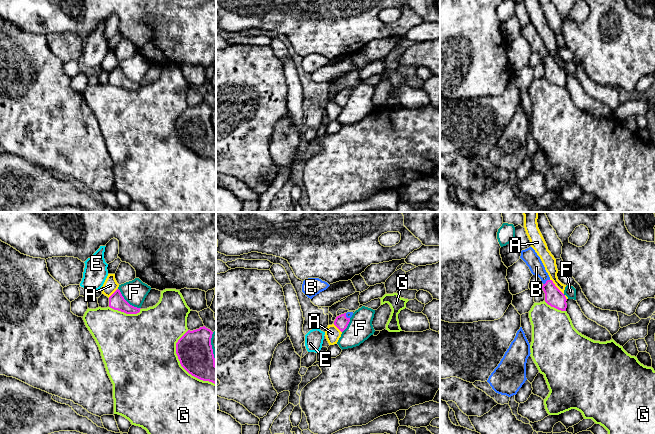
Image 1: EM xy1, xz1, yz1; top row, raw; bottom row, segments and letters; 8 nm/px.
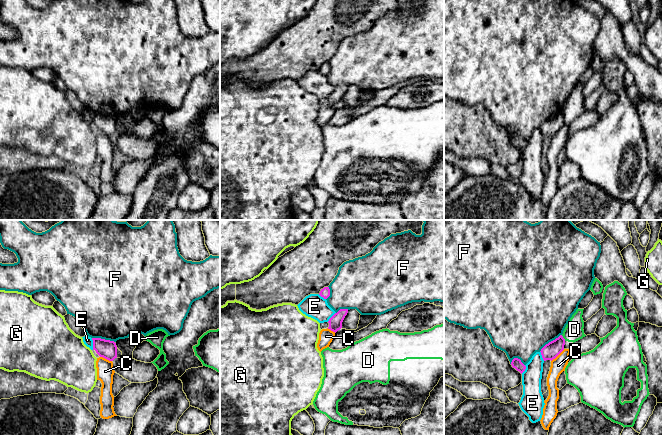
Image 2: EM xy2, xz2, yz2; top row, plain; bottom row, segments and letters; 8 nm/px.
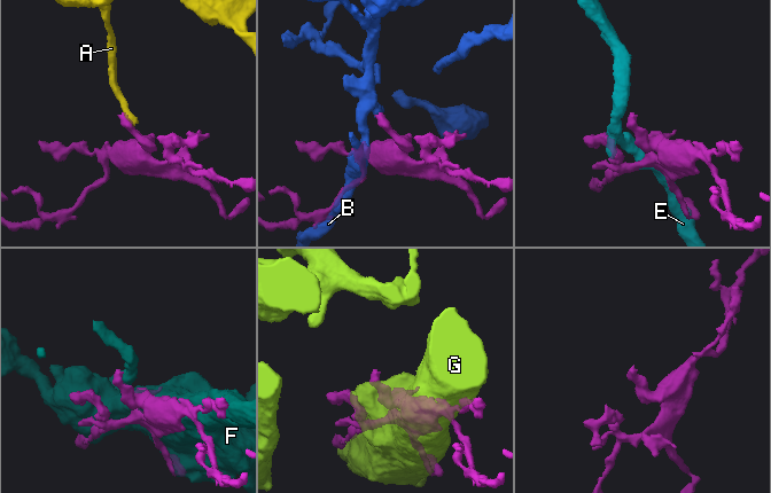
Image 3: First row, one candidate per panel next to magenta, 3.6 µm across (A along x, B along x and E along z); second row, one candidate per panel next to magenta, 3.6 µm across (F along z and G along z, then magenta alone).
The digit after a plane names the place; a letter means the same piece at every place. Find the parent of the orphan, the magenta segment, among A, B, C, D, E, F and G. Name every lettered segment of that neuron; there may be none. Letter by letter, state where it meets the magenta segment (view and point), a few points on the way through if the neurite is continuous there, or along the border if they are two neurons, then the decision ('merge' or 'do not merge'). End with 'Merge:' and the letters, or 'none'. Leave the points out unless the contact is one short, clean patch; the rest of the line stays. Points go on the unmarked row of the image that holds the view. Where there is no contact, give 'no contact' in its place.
A: yz1 (558, 65) | along yz1 (550, 55), (566, 75) | do not merge
B: yz1 (546, 57) | across yz1 (554, 73), (546, 57), (529, 32) | merge
C: yz2 (557, 131) | along yz2 (564, 125), (551, 137) | do not merge
D: yz2 (563, 114) | along yz2 (561, 111), (565, 116) | do not merge
E: xy2 (93, 120) | do not merge
F: xy1 (126, 77) | do not merge
G: xy1 (181, 141) | do not merge
Merge: B

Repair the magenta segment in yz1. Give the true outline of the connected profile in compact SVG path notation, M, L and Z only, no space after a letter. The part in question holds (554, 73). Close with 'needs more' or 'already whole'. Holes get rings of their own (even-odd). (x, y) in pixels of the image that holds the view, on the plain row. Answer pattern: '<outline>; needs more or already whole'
M532 23L521 27L520 34L526 39L533 51L538 52L542 59L542 65L545 69L545 78L561 87L566 87L567 75L565 71L555 62L550 55L545 43Z; needs more

